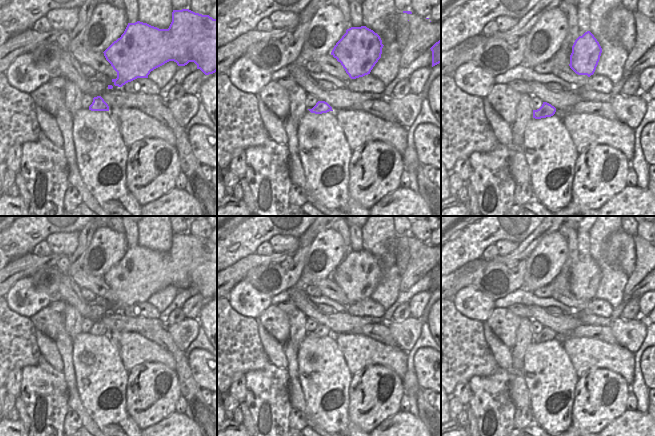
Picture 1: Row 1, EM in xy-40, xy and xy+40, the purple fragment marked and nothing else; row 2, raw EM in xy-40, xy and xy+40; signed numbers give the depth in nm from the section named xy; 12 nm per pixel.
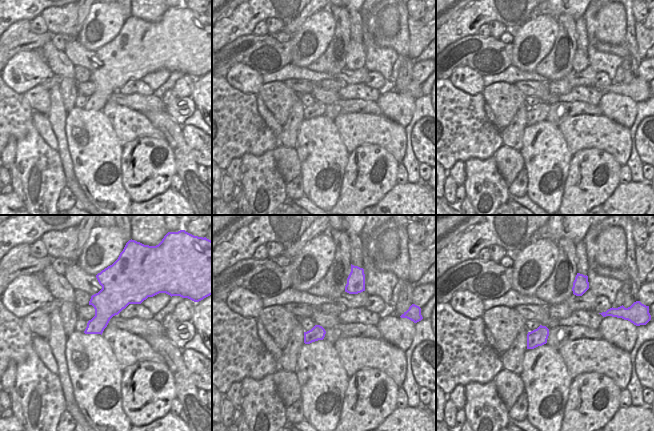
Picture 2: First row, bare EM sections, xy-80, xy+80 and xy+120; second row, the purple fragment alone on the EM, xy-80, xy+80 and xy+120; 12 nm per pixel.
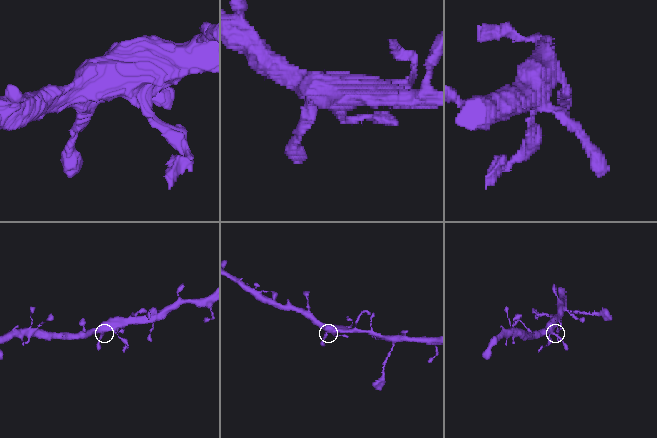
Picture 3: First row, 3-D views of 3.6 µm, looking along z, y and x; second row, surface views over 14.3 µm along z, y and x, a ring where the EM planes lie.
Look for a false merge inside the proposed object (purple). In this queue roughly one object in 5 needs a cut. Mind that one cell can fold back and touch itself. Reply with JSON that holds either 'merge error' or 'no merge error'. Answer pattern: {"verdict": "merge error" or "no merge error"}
{"verdict": "no merge error"}

